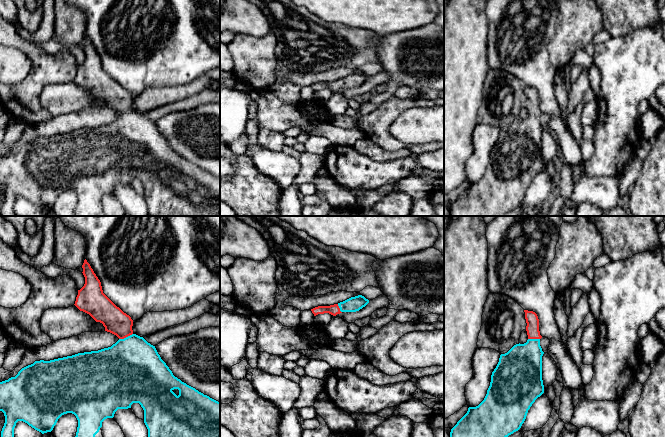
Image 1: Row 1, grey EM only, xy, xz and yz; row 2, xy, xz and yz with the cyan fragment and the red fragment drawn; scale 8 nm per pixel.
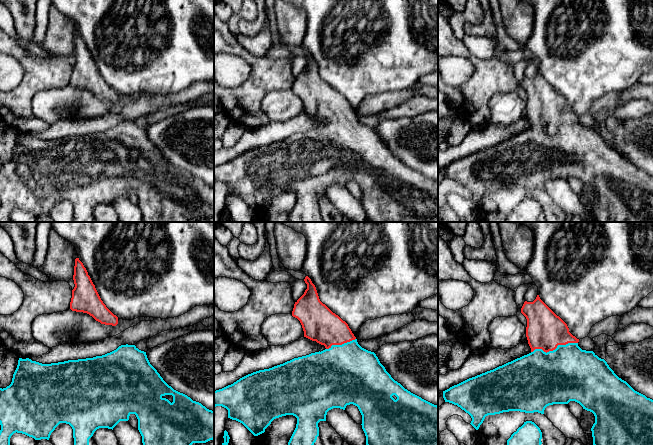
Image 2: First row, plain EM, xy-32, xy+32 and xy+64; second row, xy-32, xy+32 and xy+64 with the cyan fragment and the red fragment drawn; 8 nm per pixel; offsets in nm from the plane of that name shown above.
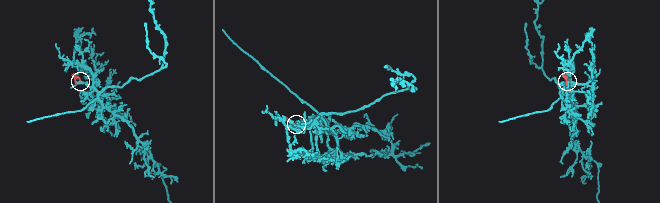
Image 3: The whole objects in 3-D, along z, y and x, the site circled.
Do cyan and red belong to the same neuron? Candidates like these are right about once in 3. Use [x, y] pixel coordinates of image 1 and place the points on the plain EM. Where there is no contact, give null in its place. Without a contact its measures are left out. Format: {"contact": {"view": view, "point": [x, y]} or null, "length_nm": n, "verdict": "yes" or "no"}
{"contact": {"view": "xy", "point": [126, 113]}, "length_nm": 120, "verdict": "yes"}

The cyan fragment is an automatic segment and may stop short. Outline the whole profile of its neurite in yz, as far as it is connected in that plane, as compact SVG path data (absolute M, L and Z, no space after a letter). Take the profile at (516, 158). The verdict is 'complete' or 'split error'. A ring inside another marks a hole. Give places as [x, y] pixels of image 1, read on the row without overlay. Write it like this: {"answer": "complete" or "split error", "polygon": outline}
{"answer": "split error", "polygon": "M533 87L524 88L527 118L516 120L507 129L500 131L484 176L478 182L468 184L467 189L451 205L451 216L504 216L521 204L528 186L544 169L542 156L544 128L540 122L542 112L539 107L539 95Z"}

